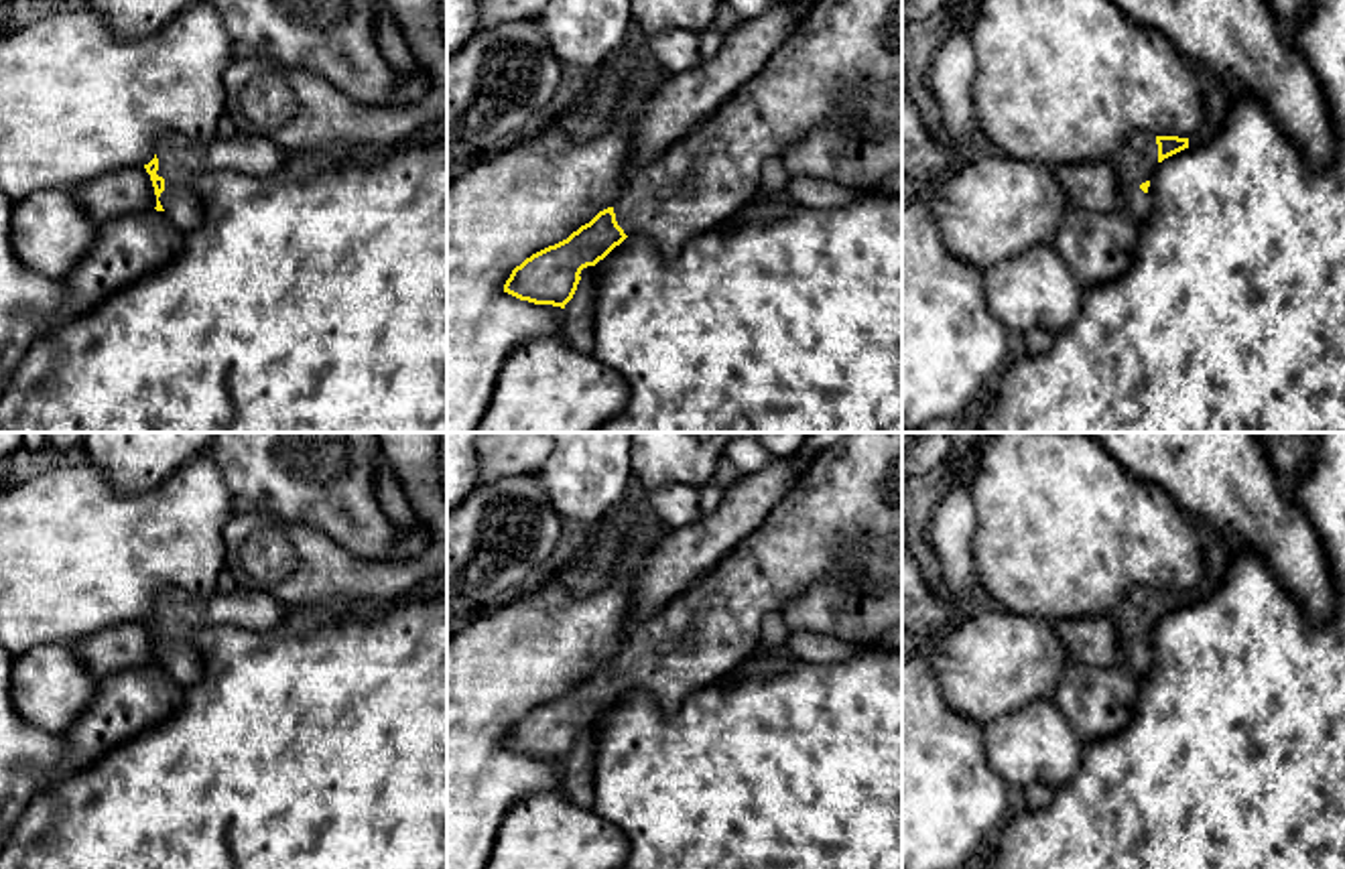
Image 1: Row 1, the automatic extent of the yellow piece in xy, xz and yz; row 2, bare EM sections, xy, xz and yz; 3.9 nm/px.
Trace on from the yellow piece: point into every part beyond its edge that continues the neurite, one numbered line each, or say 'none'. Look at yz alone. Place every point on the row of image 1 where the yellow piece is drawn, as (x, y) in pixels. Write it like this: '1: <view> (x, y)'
1: yz (1140, 161)

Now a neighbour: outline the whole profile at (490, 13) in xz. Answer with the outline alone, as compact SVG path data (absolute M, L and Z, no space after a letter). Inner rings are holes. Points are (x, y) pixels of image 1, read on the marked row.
M477 0L475 30L490 30L516 18L534 18L549 0Z

